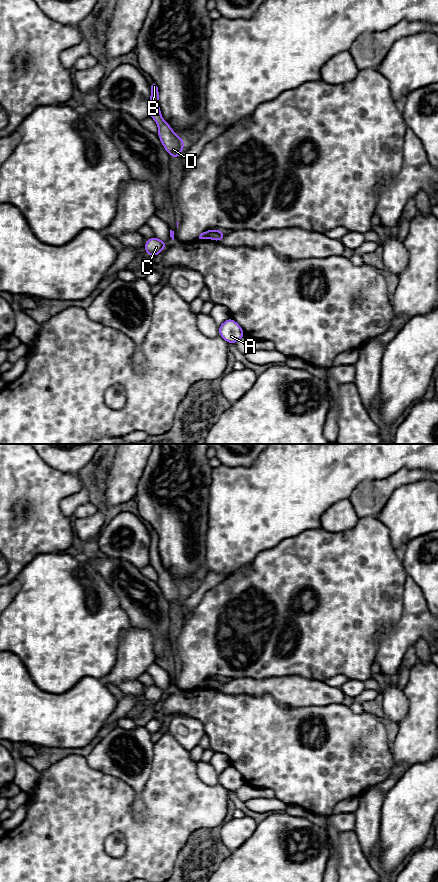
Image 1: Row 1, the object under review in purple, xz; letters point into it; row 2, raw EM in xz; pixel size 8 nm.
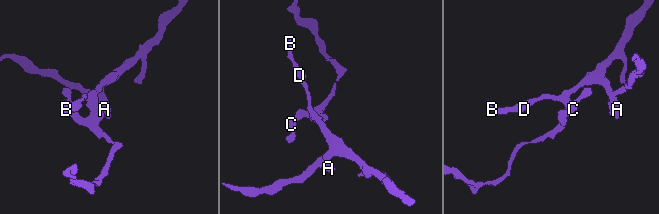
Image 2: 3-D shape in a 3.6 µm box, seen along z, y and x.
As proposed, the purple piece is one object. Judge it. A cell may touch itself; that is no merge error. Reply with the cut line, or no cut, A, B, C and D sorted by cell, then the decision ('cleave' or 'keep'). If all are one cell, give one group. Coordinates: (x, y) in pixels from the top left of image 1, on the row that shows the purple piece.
xz (204, 232), (212, 239) | A B D / C | cleave

